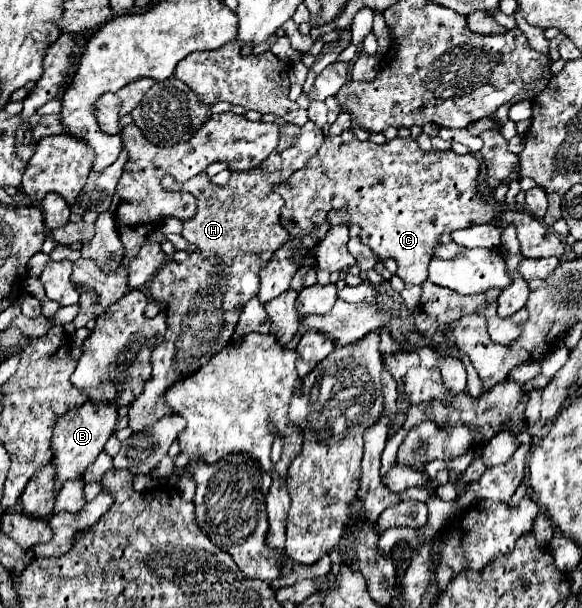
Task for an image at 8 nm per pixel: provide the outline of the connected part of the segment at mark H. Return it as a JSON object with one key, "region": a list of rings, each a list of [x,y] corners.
{"region":[[[312,121],[304,127],[284,123],[280,125],[276,149],[258,167],[250,171],[232,171],[230,181],[222,187],[210,183],[206,172],[182,184],[182,190],[193,194],[198,201],[196,215],[182,221],[184,229],[180,233],[192,243],[192,251],[182,263],[166,261],[150,279],[150,297],[162,303],[168,331],[164,341],[152,351],[152,377],[148,387],[144,387],[144,395],[130,407],[128,417],[132,431],[142,431],[172,413],[164,401],[164,393],[176,381],[196,373],[230,343],[240,311],[258,295],[260,269],[272,259],[274,251],[288,241],[288,231],[280,225],[284,199],[274,193],[274,185],[302,169],[308,159],[318,153],[322,139],[322,129]]]}

